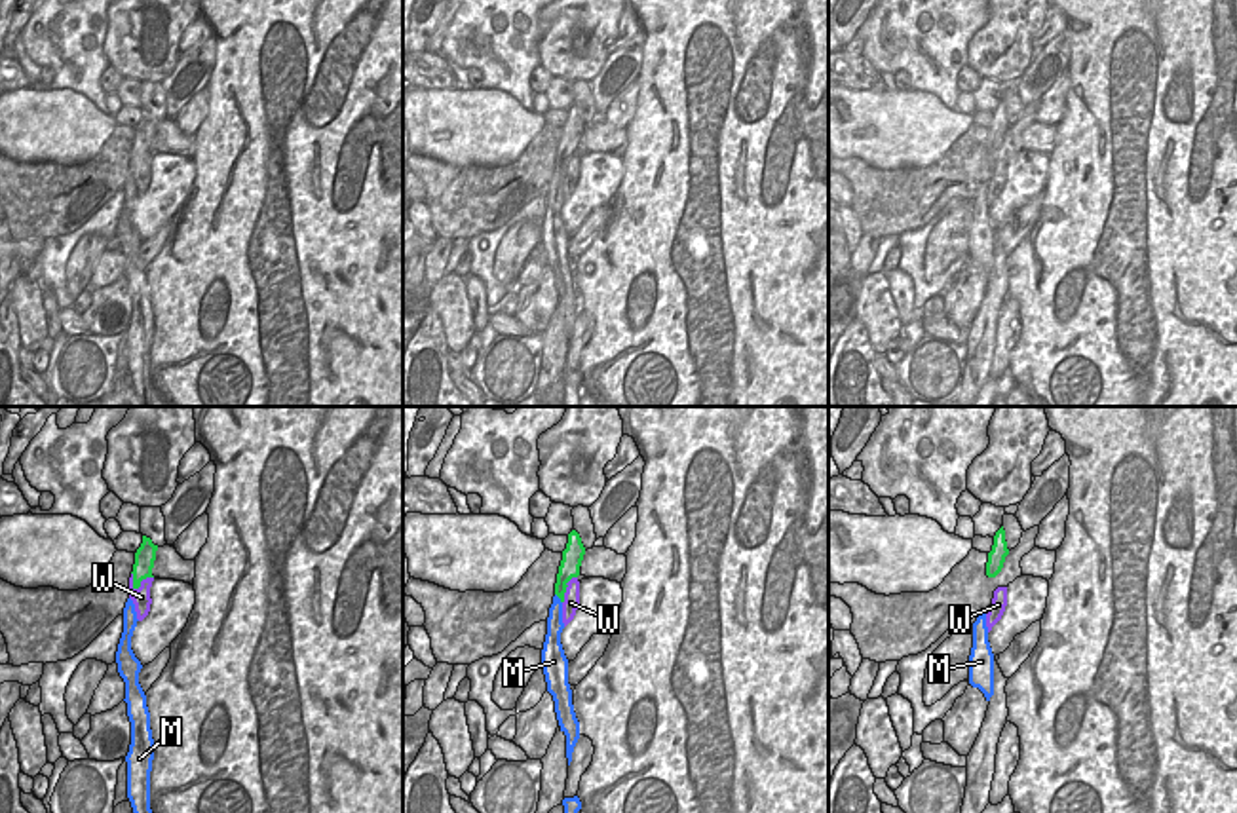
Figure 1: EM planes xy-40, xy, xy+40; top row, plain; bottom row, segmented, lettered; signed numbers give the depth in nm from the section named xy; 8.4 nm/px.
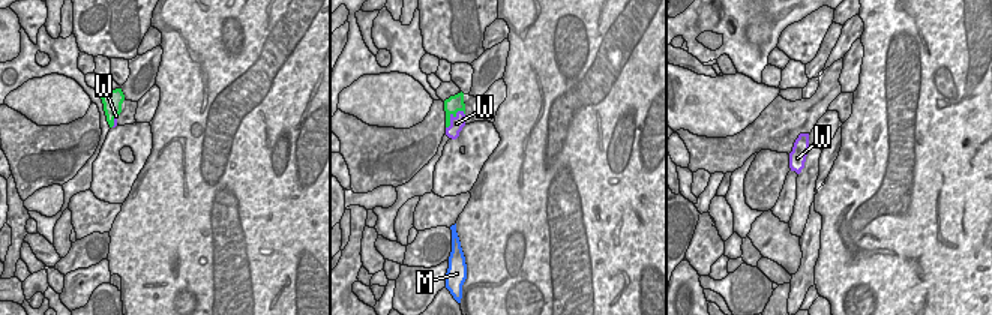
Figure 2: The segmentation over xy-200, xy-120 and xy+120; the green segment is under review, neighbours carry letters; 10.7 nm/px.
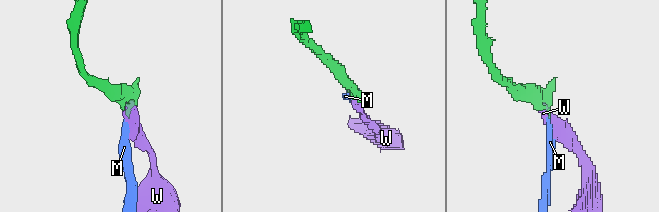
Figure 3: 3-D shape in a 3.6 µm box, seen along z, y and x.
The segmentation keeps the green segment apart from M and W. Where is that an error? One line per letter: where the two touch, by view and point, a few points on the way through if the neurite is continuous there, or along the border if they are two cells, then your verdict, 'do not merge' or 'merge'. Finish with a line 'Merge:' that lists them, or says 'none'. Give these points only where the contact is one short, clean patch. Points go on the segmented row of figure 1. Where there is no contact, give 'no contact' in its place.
M: contact xy (559, 597); border xy (555, 593), (561, 603); do not merge
W: contact xy-40 (141, 580); border xy-40 (152, 576), (132, 587); do not merge
Merge: none

